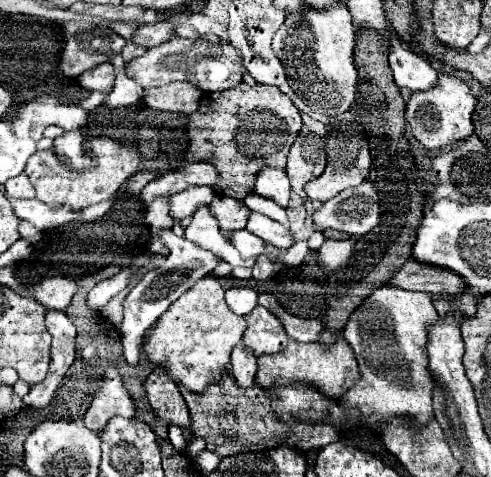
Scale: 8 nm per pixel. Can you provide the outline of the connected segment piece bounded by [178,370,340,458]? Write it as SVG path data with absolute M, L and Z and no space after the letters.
M226 370L216 384L210 384L200 394L190 392L182 384L178 384L178 388L190 408L192 432L196 436L202 436L206 440L206 448L216 452L222 458L230 456L230 454L238 454L238 452L268 450L282 442L288 442L288 444L300 448L302 452L310 452L314 448L322 448L330 442L340 440L338 432L328 422L304 424L304 420L298 420L296 426L288 426L280 416L276 416L276 410L272 410L268 392L264 392L258 386L240 388L236 384L236 380L232 378L230 370Z

